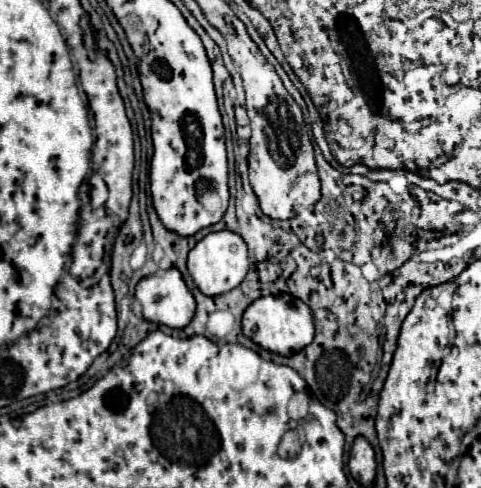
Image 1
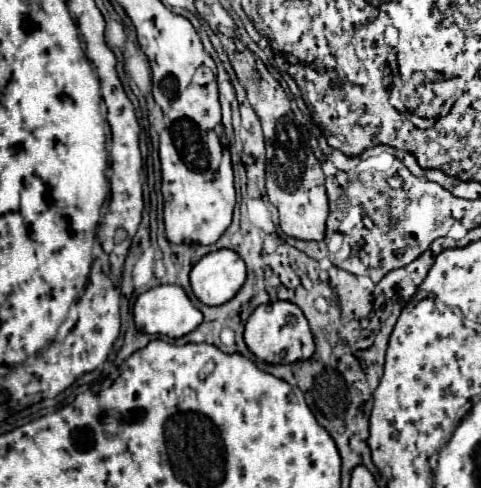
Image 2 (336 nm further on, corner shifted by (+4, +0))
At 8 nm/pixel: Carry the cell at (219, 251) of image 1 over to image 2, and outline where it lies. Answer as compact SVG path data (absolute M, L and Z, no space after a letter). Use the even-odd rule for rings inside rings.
M220 248L202 256L192 272L190 284L192 292L206 306L220 306L228 302L246 280L244 260L228 248Z

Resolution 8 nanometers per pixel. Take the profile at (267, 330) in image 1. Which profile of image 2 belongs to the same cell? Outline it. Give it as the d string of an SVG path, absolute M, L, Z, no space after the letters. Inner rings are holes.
M286 300L258 306L246 322L244 342L252 354L256 354L260 360L266 360L270 364L296 362L302 358L310 358L310 354L314 354L314 338L304 312L296 304Z

